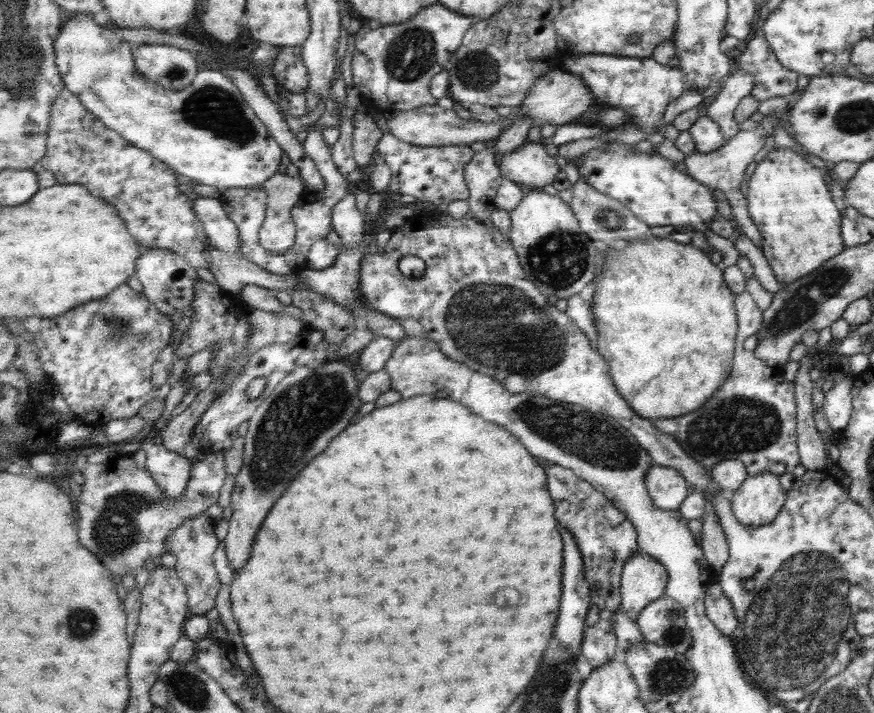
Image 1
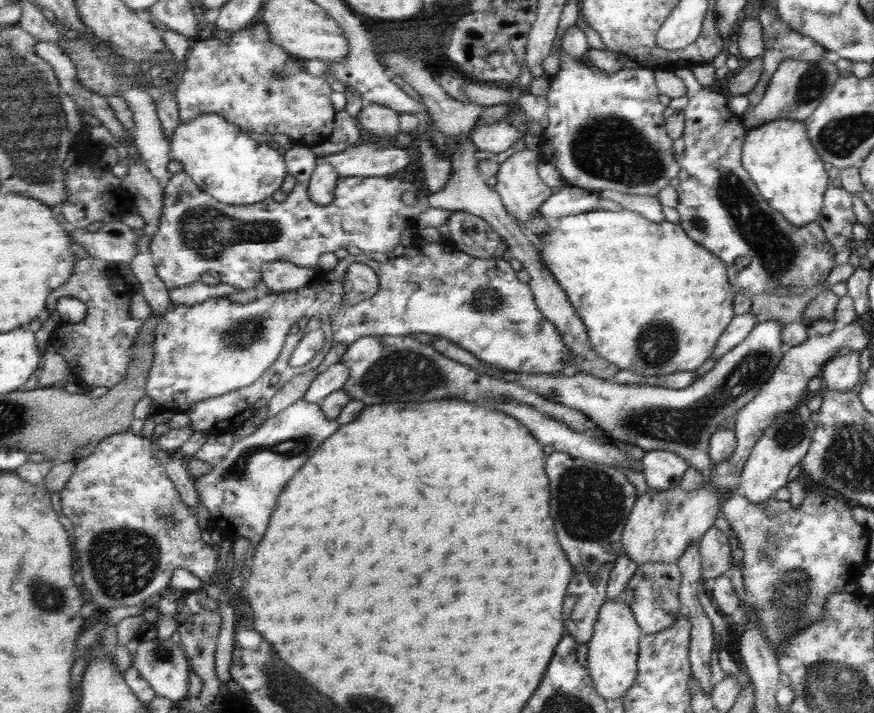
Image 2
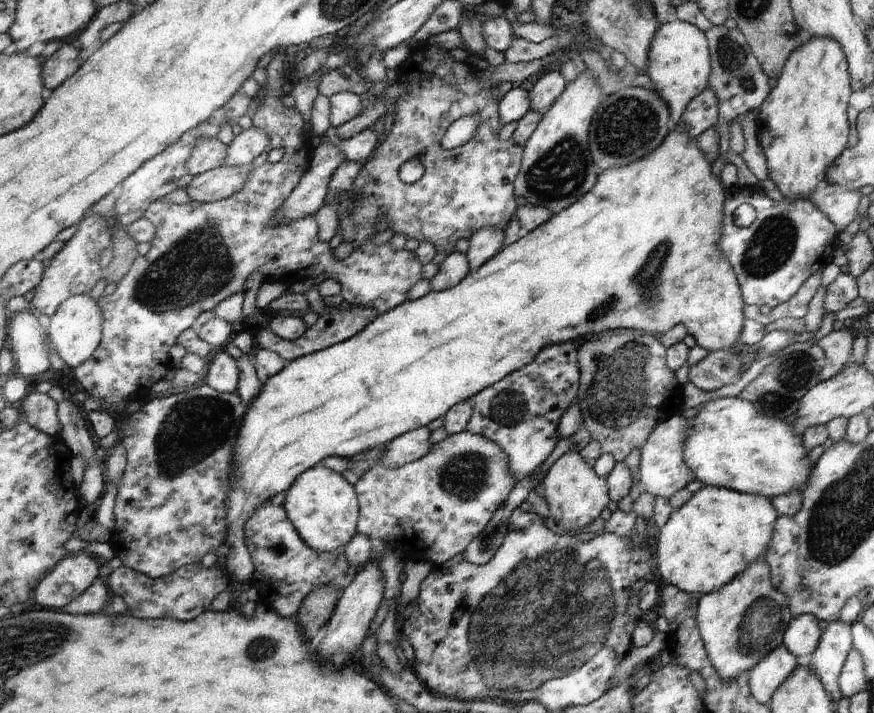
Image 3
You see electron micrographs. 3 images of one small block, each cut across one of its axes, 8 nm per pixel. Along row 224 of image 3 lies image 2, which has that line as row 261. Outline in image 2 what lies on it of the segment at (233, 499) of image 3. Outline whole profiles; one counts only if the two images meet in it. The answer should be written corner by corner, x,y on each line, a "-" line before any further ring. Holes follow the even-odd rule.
623,208
601,210
559,218
551,224
547,236
535,238
543,262
567,292
569,304
585,324
589,344
599,358
639,376
695,372
709,360
721,332
735,316
735,290
727,282
727,266
707,248
691,240
679,224
667,220
649,222

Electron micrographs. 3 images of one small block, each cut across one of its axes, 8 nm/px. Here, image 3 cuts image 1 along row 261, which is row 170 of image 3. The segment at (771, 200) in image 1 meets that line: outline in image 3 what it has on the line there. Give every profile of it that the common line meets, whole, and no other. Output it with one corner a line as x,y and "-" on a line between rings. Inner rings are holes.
805,38
803,46
785,60
777,84
759,106
757,116
757,140
765,154
767,176
785,200
807,200
825,182
827,168
845,152
851,128
847,118
851,92
847,58
831,38

